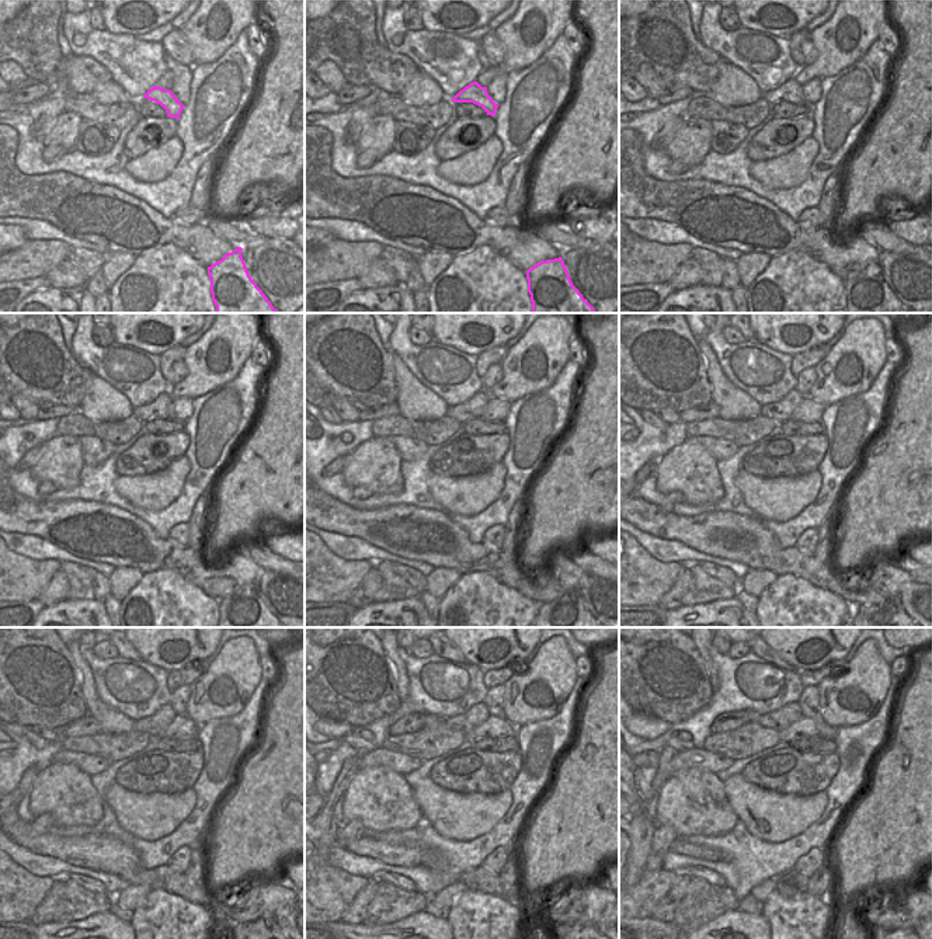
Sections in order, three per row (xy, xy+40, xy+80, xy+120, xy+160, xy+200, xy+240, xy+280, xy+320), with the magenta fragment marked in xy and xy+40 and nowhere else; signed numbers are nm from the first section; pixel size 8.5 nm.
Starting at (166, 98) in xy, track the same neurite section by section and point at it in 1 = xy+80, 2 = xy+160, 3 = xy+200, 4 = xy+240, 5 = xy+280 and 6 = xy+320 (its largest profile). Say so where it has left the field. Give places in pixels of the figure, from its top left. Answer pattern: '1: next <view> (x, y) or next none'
1: next xy+80 (790, 91)
2: next xy+160 (475, 407)
3: next xy+200 (779, 411)
4: next xy+240 (153, 724)
5: next xy+280 (477, 713)
6: next xy+320 (778, 720)

